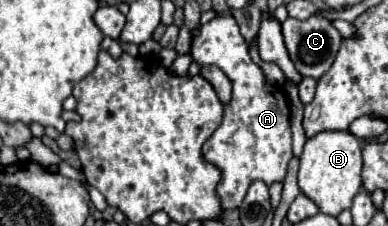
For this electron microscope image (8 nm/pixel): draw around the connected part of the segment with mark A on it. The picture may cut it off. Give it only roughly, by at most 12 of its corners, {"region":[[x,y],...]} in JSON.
{"region":[[232,16],[200,26],[192,58],[232,82],[202,154],[222,208],[284,180],[290,108],[268,92]]}

